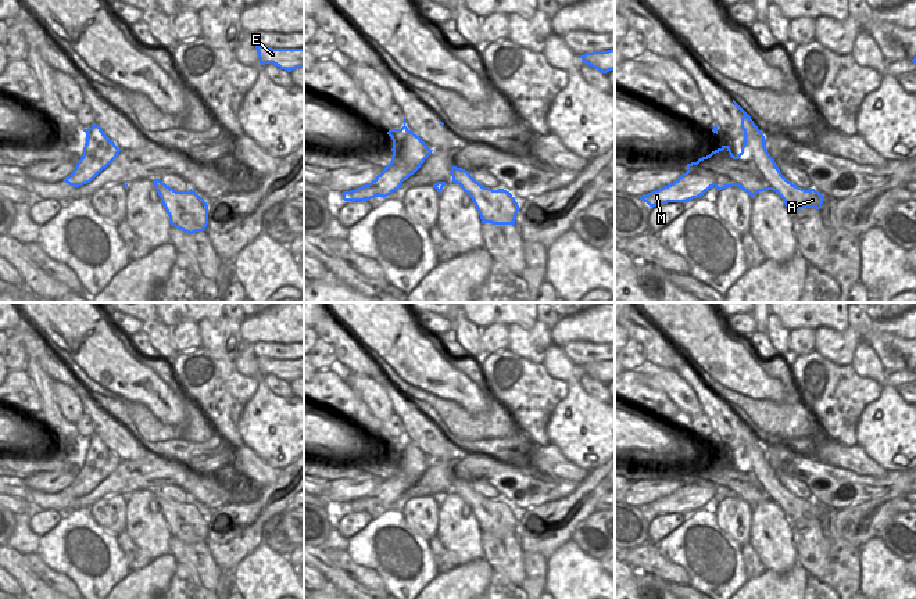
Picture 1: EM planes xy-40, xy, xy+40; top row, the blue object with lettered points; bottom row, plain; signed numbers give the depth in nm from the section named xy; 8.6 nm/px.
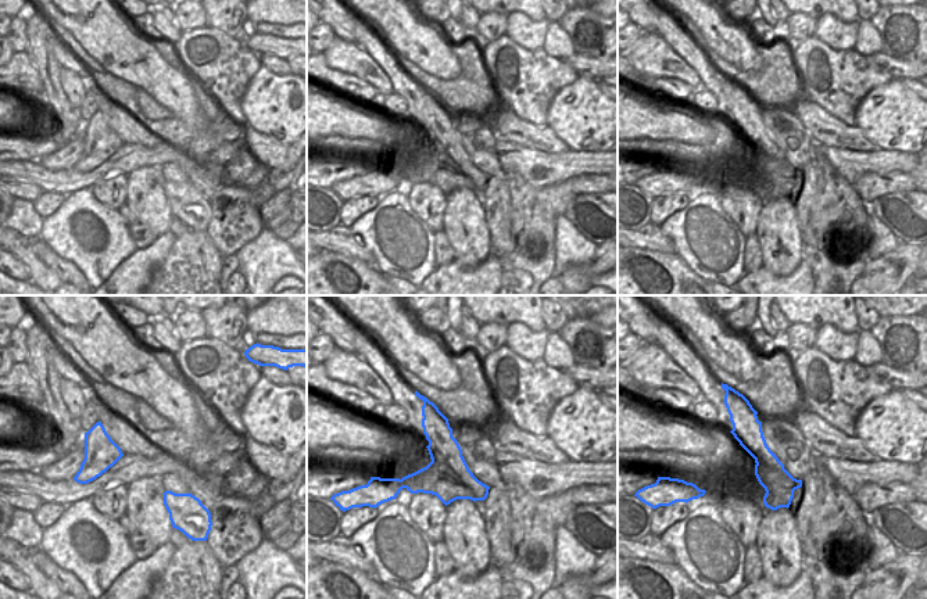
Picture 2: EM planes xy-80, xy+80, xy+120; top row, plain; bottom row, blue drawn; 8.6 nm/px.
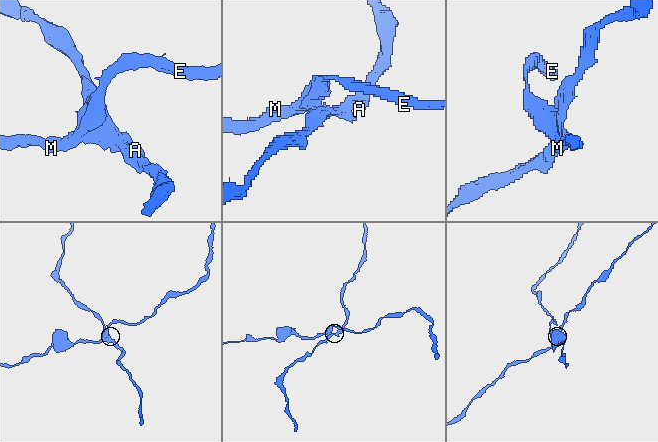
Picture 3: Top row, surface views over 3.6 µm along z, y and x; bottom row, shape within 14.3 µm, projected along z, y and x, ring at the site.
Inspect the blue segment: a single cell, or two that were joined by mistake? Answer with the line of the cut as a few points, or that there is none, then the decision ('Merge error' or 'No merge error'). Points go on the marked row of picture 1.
Split along xy+40 (734, 157), (726, 157), (715, 165), (718, 180), (714, 185). Merge error

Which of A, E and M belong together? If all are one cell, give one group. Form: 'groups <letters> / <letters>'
groups A / E M

